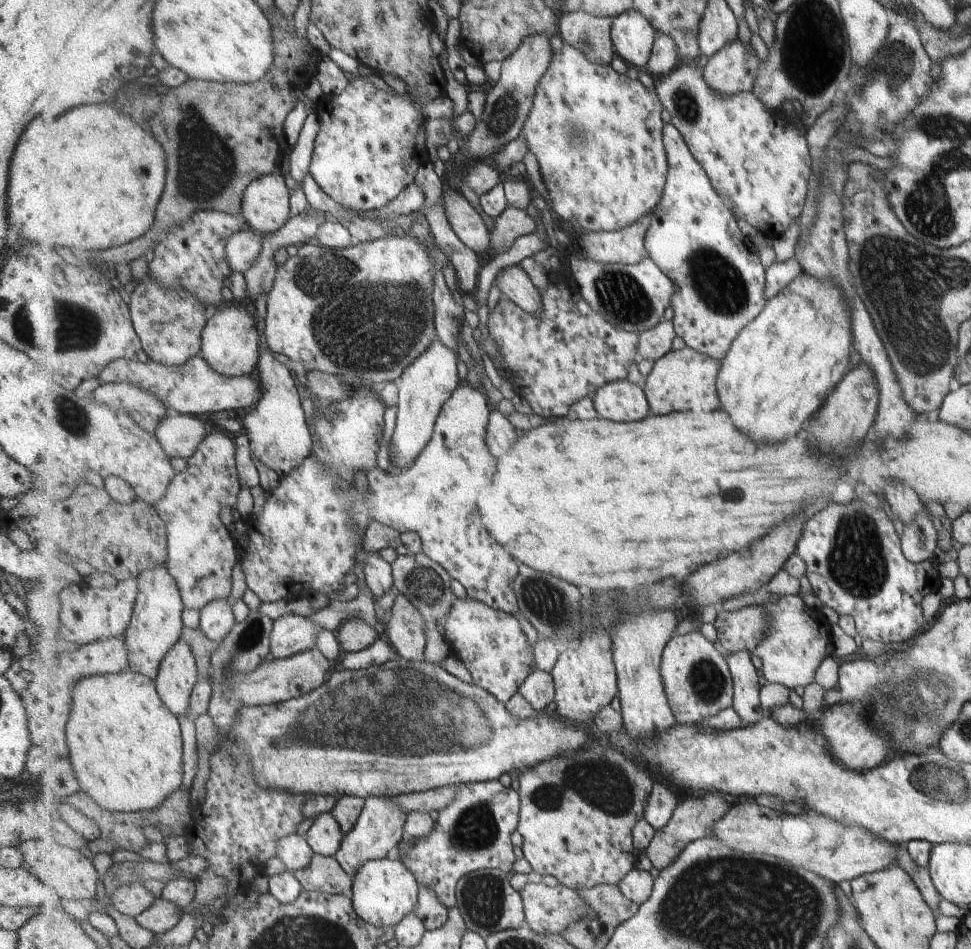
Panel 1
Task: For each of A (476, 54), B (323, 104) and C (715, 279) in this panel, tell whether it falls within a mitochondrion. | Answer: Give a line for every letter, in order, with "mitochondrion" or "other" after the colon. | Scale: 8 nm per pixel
A: other
B: other
C: mitochondrion

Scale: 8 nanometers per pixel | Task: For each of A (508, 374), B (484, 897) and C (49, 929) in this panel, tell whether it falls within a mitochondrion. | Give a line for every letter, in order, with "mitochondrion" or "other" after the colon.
A: other
B: mitochondrion
C: other

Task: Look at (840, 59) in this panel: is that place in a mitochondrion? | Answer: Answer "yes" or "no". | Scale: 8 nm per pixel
no

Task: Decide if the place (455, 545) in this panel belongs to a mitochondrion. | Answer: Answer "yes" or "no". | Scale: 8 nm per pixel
no

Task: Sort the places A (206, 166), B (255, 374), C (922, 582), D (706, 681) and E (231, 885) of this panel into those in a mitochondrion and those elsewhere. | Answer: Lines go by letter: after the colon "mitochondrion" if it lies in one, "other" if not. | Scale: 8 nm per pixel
A: mitochondrion
B: other
C: other
D: mitochondrion
E: other

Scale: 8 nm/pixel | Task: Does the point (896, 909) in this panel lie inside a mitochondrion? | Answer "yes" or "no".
no

